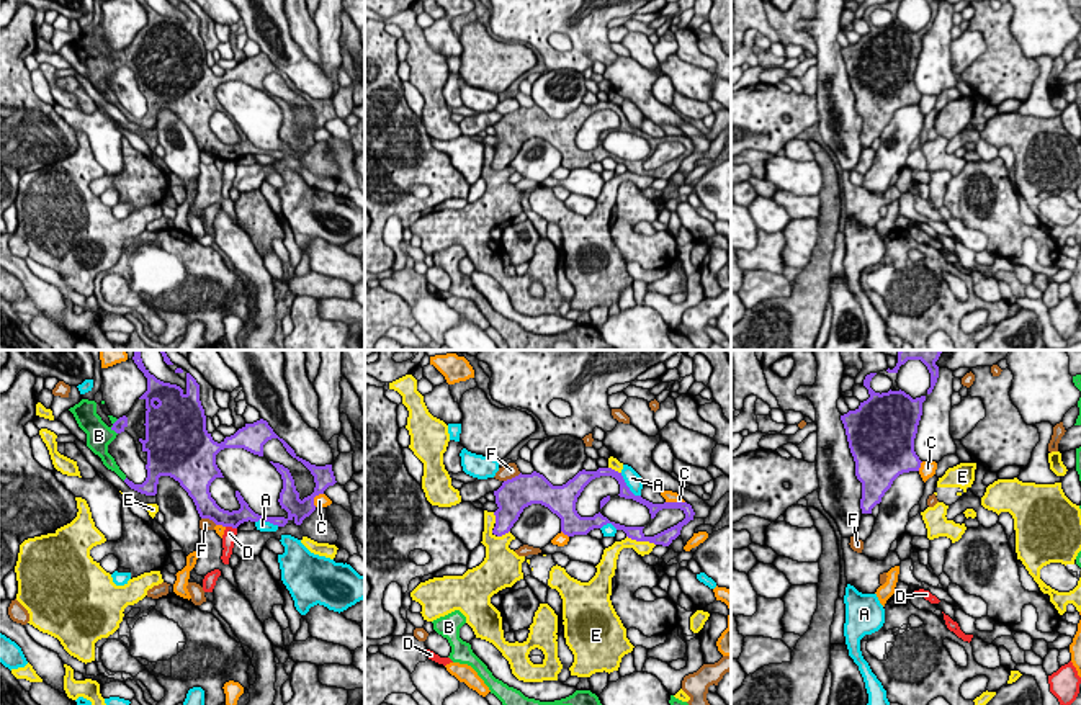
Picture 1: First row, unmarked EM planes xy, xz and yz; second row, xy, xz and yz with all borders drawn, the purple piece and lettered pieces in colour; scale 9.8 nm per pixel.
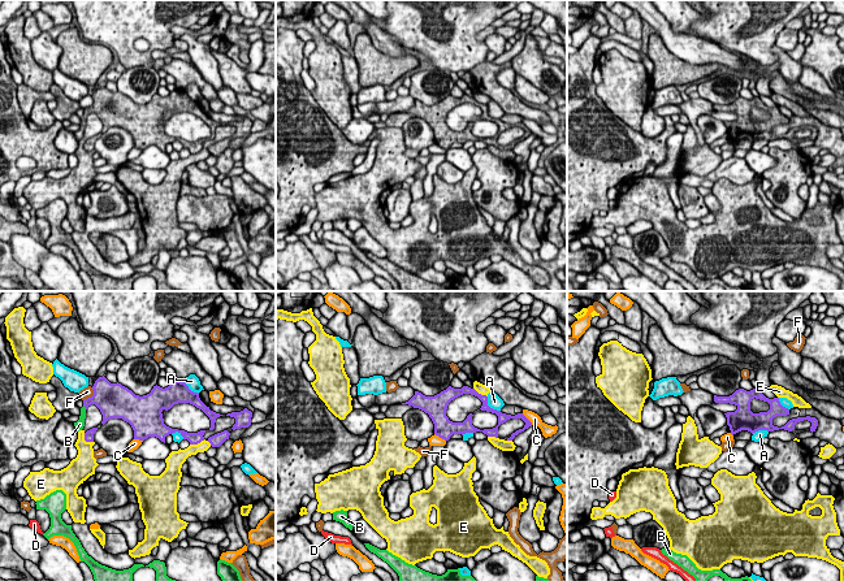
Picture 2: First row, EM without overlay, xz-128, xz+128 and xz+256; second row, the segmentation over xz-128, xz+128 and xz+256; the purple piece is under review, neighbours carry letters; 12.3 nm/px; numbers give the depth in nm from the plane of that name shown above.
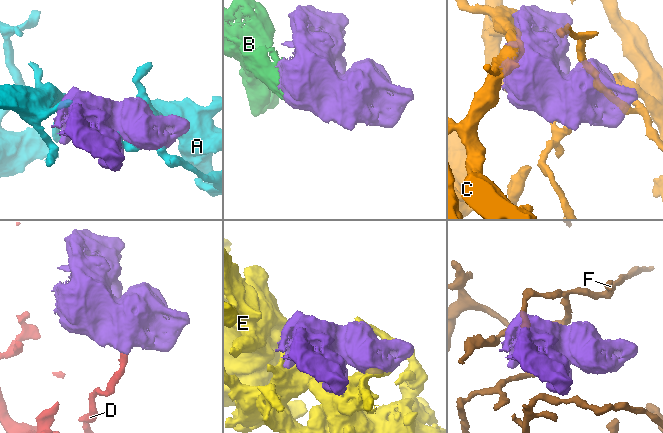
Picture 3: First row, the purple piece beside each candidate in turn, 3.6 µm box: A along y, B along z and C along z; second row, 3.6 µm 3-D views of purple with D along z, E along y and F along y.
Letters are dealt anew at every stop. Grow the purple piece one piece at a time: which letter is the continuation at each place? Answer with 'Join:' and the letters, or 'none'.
Join: B

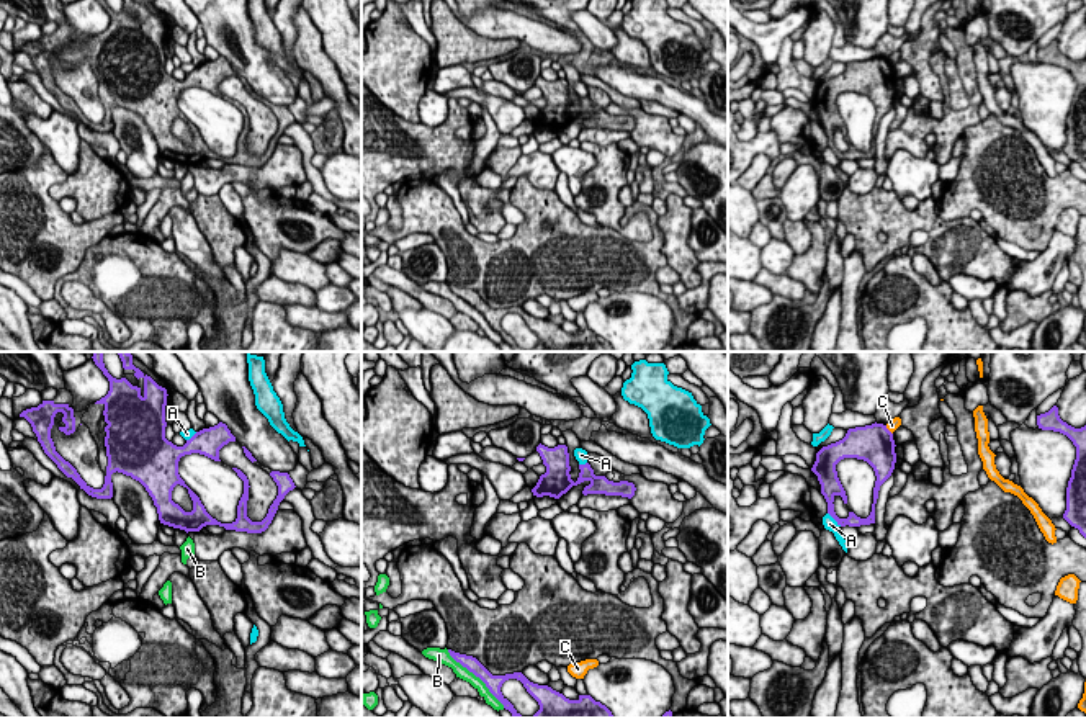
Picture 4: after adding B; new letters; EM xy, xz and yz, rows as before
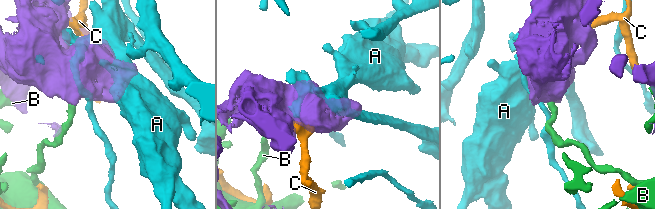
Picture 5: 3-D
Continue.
Join: none

